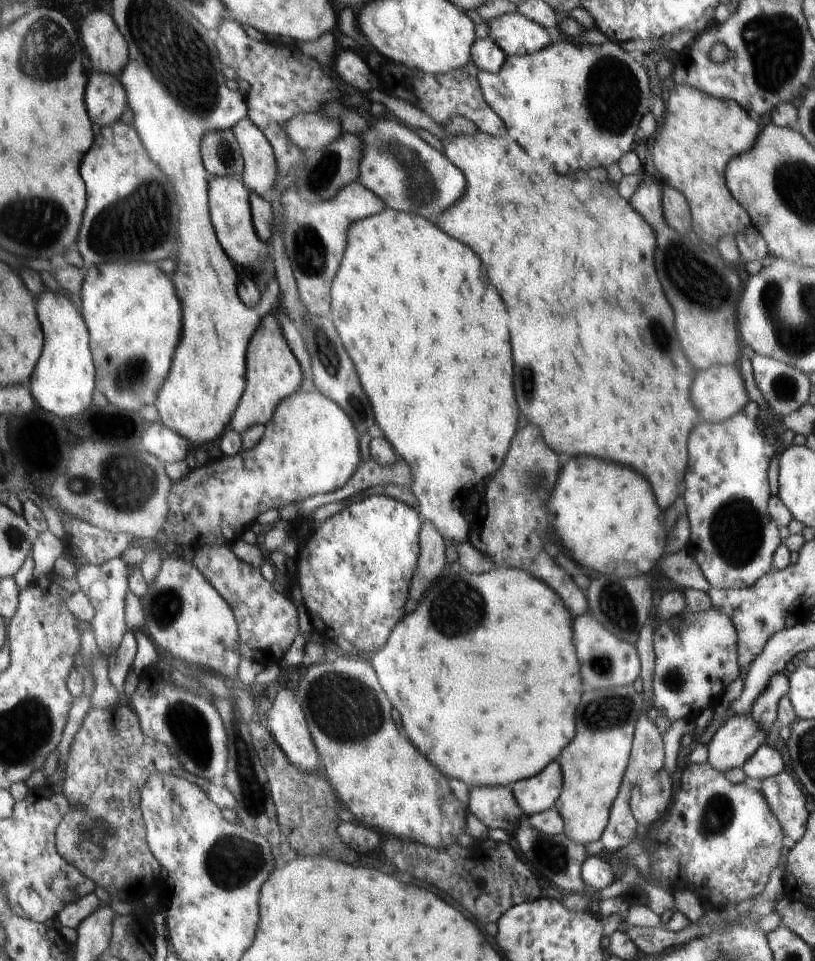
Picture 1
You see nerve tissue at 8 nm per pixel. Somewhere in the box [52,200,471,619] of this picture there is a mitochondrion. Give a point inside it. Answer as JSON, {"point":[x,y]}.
{"point":[125,483]}

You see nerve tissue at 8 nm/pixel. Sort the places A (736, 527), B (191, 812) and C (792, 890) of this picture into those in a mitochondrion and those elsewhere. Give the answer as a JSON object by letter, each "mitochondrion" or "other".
{"A":"mitochondrion","B":"other","C":"other"}

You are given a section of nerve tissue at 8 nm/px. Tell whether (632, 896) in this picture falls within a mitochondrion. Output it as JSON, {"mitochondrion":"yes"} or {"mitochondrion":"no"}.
{"mitochondrion":"no"}

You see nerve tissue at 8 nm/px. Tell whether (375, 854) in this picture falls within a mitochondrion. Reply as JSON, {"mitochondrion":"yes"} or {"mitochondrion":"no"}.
{"mitochondrion":"no"}

